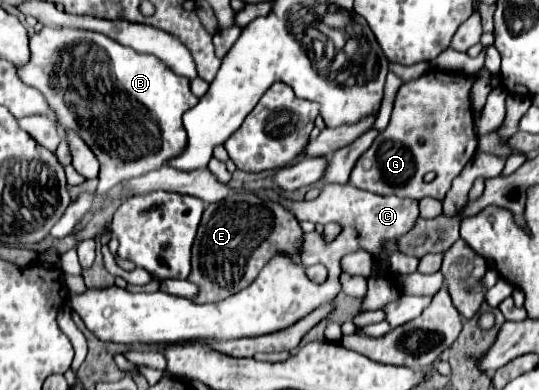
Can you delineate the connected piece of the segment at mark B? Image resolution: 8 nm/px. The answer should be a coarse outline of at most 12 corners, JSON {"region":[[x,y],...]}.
{"region":[[84,29],[16,67],[100,163],[94,201],[186,149],[190,79]]}

